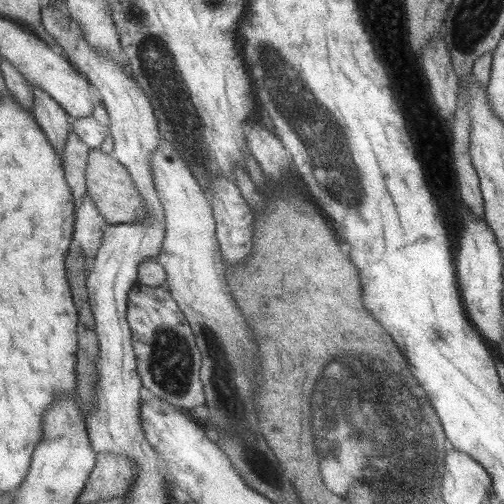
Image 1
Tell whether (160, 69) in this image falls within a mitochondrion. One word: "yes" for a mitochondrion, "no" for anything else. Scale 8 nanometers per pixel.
yes

